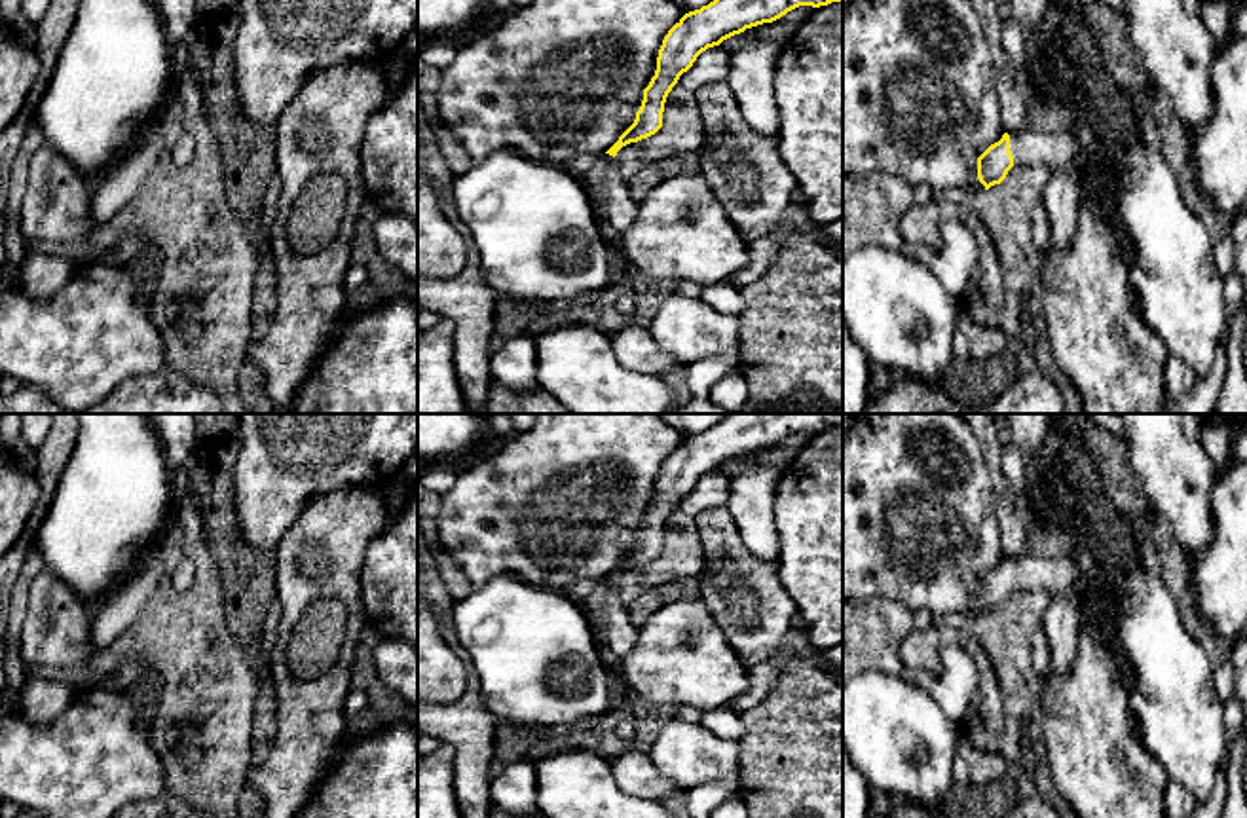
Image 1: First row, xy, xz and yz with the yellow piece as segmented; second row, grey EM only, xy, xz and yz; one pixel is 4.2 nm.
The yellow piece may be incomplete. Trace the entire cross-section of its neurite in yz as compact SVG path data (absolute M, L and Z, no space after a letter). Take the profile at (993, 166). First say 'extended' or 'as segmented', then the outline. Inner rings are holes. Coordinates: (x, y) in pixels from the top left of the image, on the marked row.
extended; M1080 101L1061 118L1042 120L1021 133L1004 133L977 158L977 178L985 190L1000 184L1014 165L1052 171L1044 188L1052 233L1042 256L1072 243L1082 190L1076 158L1089 137L1088 102Z

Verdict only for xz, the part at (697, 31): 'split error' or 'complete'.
split error

